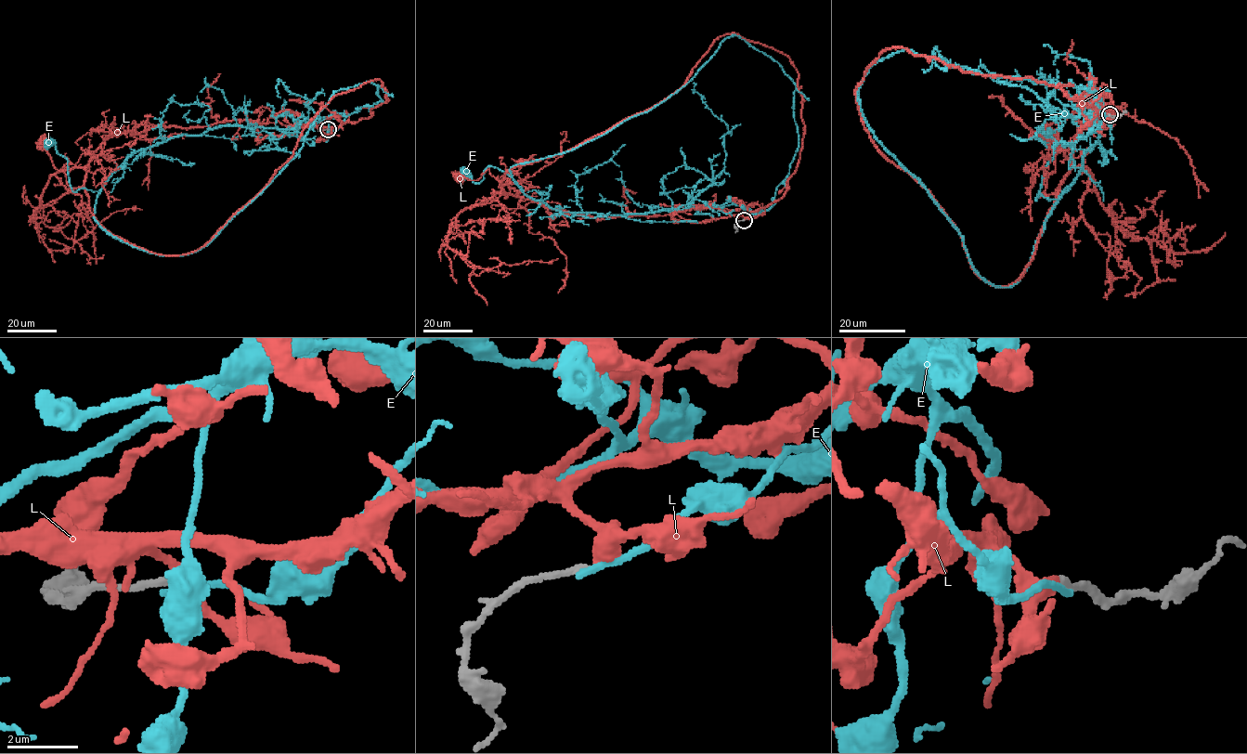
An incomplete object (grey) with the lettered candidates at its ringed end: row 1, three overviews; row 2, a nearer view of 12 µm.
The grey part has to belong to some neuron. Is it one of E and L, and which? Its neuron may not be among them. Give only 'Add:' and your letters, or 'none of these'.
Add: none of these

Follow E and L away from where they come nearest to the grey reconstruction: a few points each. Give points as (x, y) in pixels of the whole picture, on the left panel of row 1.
E: (327, 130), (380, 86), (337, 90), (187, 254), (109, 234), (50, 143)
L: (328, 129), (370, 115), (388, 99), (382, 83), (334, 95), (258, 192), (179, 254), (109, 233), (42, 142)

